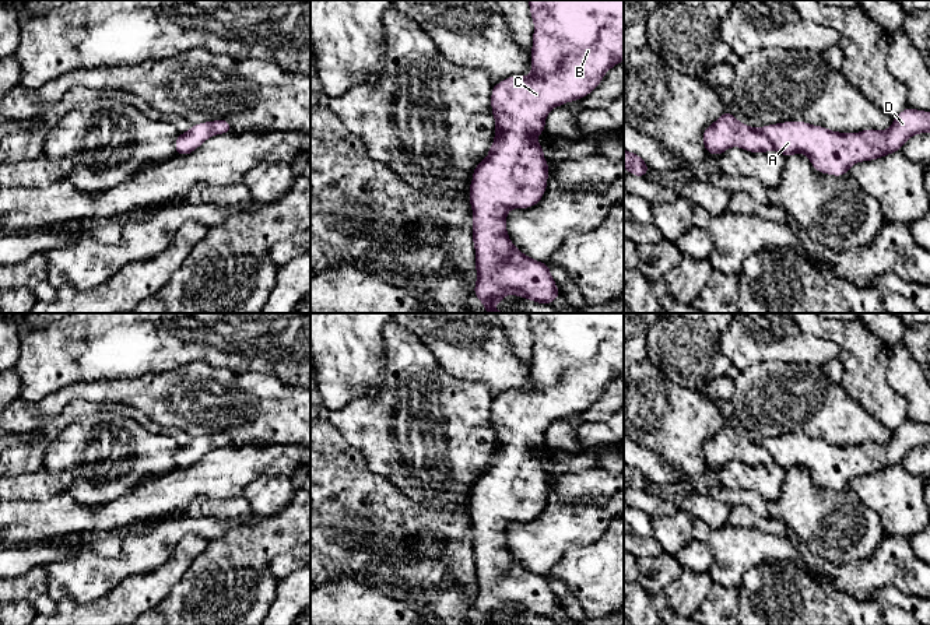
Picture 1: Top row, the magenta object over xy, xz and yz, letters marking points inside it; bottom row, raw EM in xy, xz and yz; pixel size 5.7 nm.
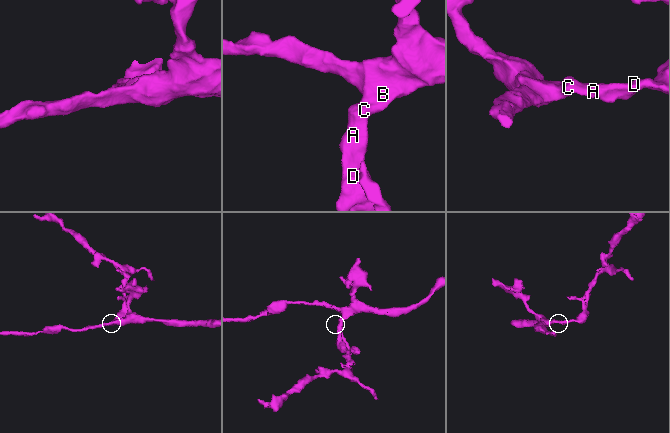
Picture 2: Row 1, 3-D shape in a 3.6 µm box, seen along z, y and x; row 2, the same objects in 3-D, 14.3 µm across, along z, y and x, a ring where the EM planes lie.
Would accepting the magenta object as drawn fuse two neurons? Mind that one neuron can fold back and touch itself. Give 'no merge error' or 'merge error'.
no merge error

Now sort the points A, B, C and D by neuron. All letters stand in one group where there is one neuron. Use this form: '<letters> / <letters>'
A B C D

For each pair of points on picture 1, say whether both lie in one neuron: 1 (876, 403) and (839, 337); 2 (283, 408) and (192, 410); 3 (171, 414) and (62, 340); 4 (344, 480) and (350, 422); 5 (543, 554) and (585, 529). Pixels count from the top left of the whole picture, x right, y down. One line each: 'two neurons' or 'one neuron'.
1: one neuron
2: one neuron
3: two neurons
4: two neurons
5: one neuron

